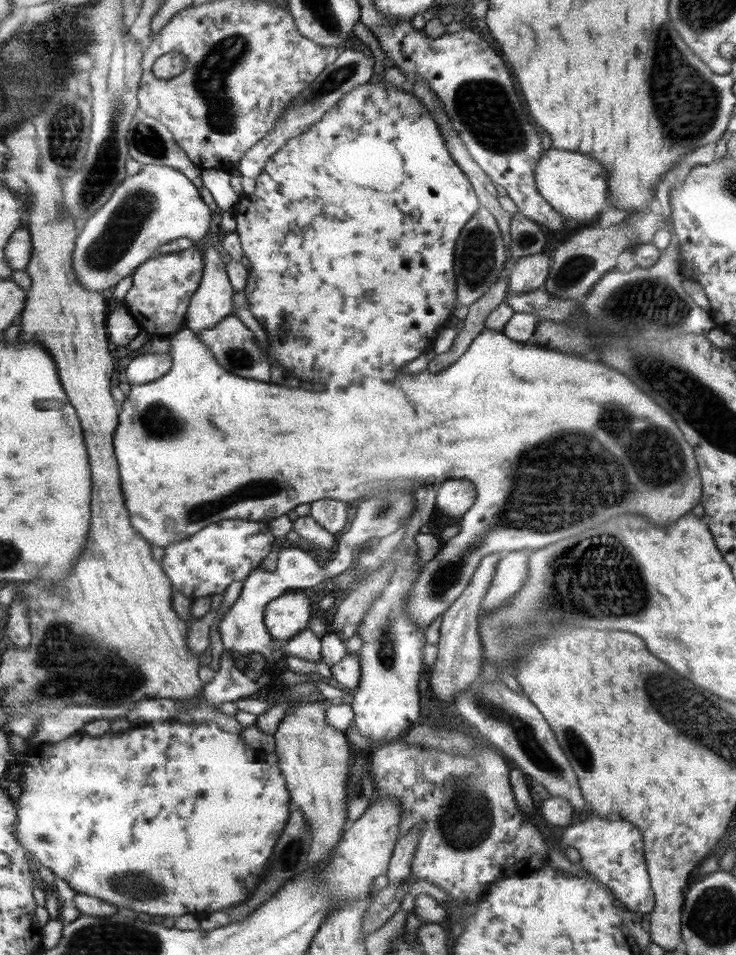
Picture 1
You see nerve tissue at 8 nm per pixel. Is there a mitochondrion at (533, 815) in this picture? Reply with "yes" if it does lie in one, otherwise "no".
no

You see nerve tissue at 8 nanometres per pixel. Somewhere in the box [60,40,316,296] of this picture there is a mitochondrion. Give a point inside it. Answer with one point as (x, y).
(133, 213)

